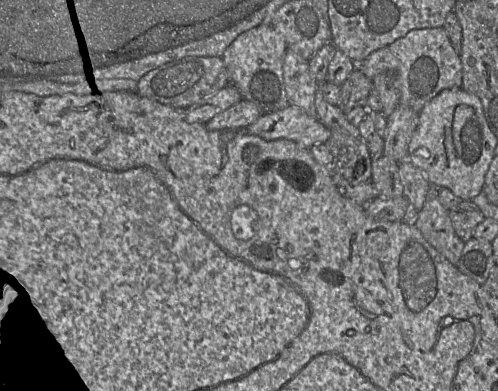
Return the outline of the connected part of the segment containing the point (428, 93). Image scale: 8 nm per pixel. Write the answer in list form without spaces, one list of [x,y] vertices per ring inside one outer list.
[[[443,26],[410,30],[404,37],[372,52],[365,60],[356,64],[372,80],[378,74],[394,71],[400,90],[400,104],[418,113],[442,90],[462,88],[461,57],[453,48]]]

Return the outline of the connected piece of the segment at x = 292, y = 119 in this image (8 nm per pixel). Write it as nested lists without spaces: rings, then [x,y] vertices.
[[[297,106],[262,114],[246,131],[264,140],[291,140],[307,149],[316,144],[325,143],[331,133],[318,118],[309,116]]]

